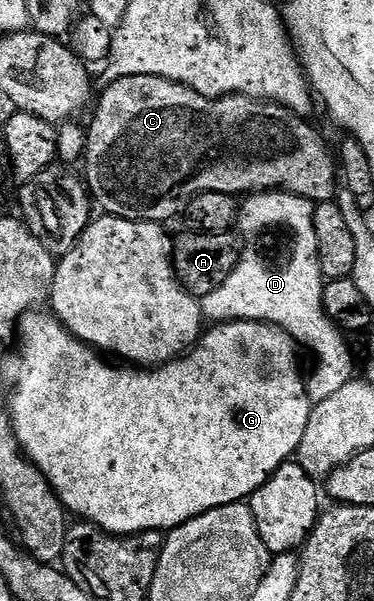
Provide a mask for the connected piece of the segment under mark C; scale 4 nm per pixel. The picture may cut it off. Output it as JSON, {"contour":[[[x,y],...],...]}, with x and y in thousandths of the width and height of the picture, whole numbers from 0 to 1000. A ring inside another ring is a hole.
{"contour":[[[337,126],[334,130],[318,130],[302,136],[289,136],[281,141],[281,150],[262,156],[262,168],[254,171],[246,190],[246,211],[238,208],[230,216],[230,248],[219,265],[219,278],[225,276],[222,288],[230,291],[230,308],[241,318],[241,328],[259,344],[267,343],[281,358],[302,363],[334,363],[337,366],[369,366],[372,369],[425,369],[430,373],[447,371],[447,363],[460,363],[471,354],[489,351],[500,344],[503,338],[524,328],[527,323],[540,319],[594,319],[596,323],[618,323],[623,326],[660,326],[676,319],[703,319],[711,316],[767,316],[773,323],[794,323],[799,329],[818,329],[826,336],[842,339],[848,336],[882,336],[901,328],[904,323],[904,276],[893,268],[893,256],[877,251],[877,243],[866,238],[864,230],[840,211],[824,205],[821,195],[786,188],[783,183],[770,183],[762,176],[746,176],[741,170],[709,170],[703,163],[660,163],[655,156],[596,156],[588,163],[553,163],[540,160],[540,153],[519,153],[519,146],[505,143],[489,143],[484,136],[468,136],[465,133],[444,133],[441,130],[425,130],[422,126]]]}

